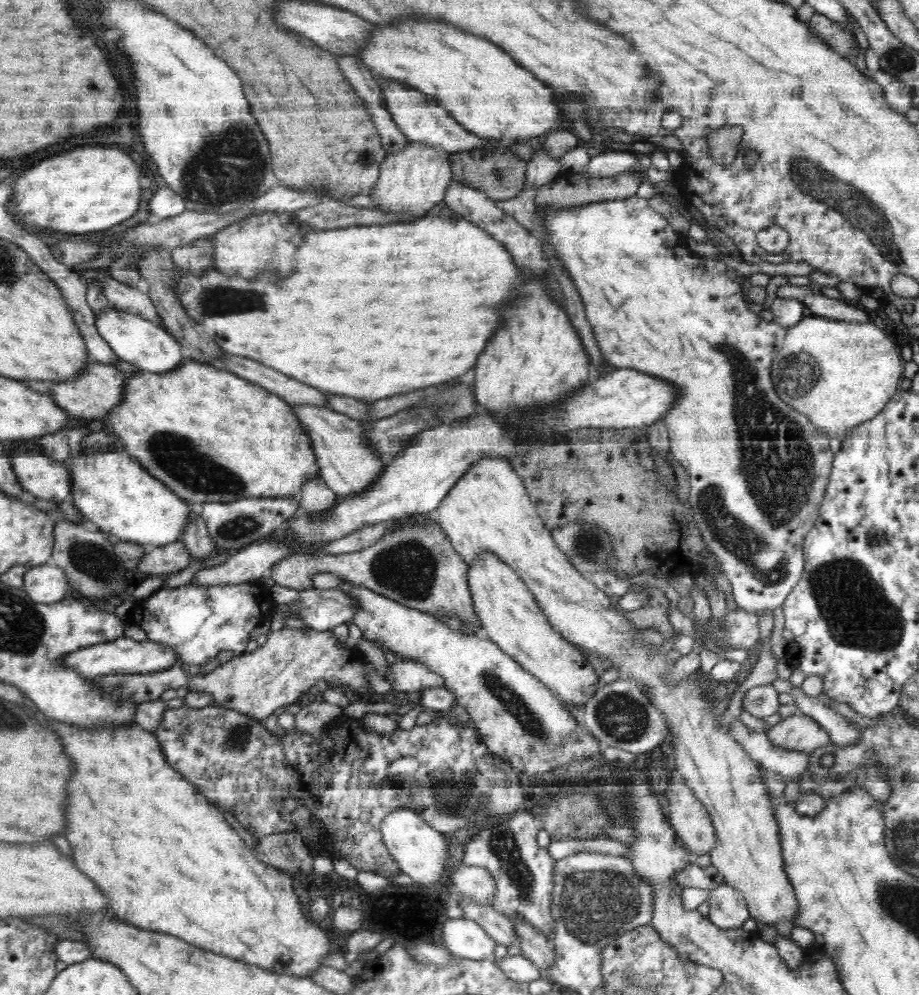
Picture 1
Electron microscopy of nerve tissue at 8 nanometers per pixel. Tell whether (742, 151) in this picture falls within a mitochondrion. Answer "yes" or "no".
no

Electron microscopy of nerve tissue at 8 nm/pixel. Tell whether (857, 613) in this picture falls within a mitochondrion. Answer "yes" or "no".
yes

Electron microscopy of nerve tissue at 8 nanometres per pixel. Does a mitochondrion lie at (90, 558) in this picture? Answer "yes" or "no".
yes

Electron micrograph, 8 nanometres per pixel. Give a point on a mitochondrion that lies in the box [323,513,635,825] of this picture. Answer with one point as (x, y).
(409, 568)

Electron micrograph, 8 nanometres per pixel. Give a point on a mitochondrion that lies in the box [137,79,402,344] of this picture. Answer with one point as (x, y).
(213, 176)

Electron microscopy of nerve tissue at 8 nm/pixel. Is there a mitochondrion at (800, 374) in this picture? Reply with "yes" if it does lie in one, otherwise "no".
yes

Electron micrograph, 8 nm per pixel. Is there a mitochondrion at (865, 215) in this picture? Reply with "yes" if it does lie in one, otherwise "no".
yes

